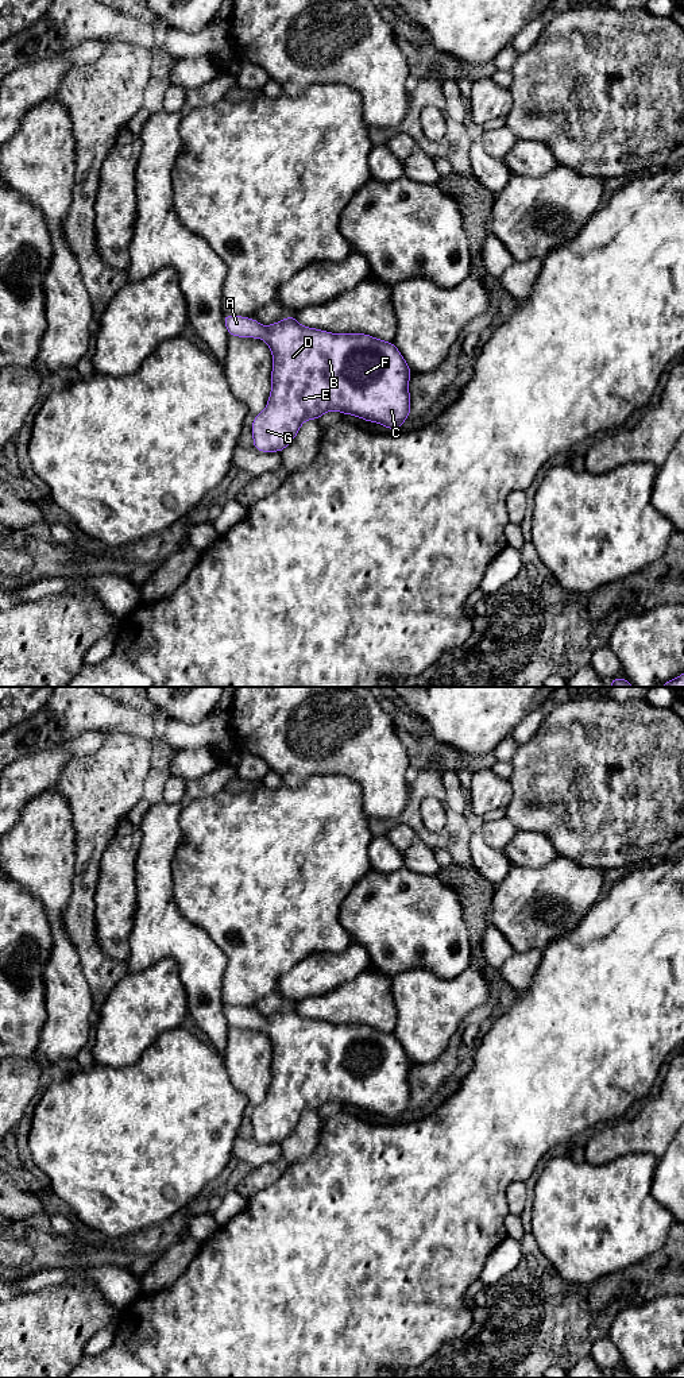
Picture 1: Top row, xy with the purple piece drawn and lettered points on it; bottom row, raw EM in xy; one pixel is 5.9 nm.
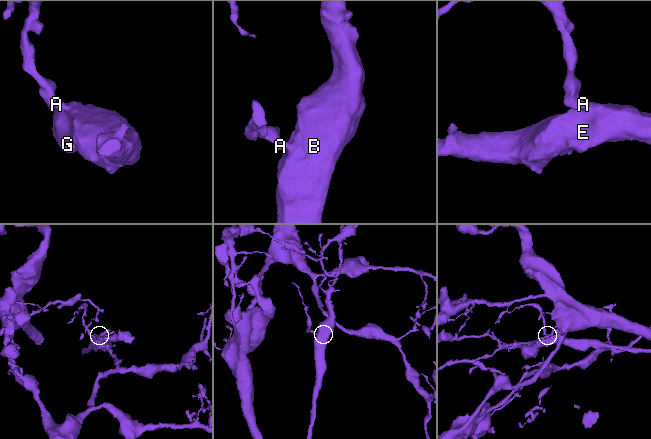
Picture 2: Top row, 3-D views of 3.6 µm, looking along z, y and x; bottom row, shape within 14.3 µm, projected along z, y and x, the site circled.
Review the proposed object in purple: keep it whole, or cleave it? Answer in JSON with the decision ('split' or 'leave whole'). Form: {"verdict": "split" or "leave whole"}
{"verdict": "leave whole"}

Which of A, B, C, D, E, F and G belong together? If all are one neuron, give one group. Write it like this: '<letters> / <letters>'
A B C D E F G

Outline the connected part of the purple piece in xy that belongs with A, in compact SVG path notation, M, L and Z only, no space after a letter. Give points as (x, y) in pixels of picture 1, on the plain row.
M223 1007L229 1027L262 1030L273 1045L271 1082L263 1103L254 1108L252 1138L281 1143L306 1111L341 1103L398 1122L410 1107L409 1072L413 1062L393 1032L367 1024L332 1024L301 1016L294 1007L262 1016L244 1007Z

